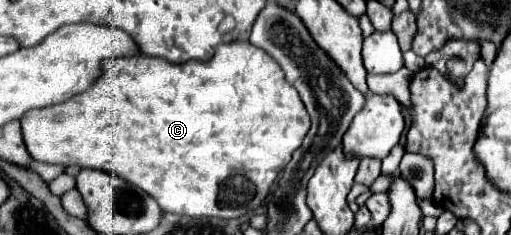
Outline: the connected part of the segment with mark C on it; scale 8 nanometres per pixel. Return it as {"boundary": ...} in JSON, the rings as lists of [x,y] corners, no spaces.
{"boundary":[[[230,42],[230,44],[218,46],[214,56],[206,62],[190,60],[184,64],[172,64],[172,62],[166,62],[164,58],[150,58],[150,56],[104,60],[102,76],[86,92],[76,94],[74,98],[54,104],[54,106],[30,110],[20,118],[20,124],[22,124],[22,136],[24,136],[26,150],[30,152],[30,156],[36,162],[60,164],[64,168],[80,166],[80,168],[92,168],[92,170],[106,170],[106,172],[138,186],[146,194],[150,194],[160,204],[160,208],[164,212],[172,212],[172,214],[180,214],[180,216],[248,218],[252,210],[256,210],[260,204],[264,204],[264,200],[270,194],[270,186],[274,184],[278,174],[284,170],[284,166],[290,162],[292,152],[300,148],[300,144],[310,128],[310,118],[308,118],[308,112],[306,112],[298,92],[294,90],[294,86],[290,86],[284,80],[282,68],[264,50],[252,46],[250,42]]]}

